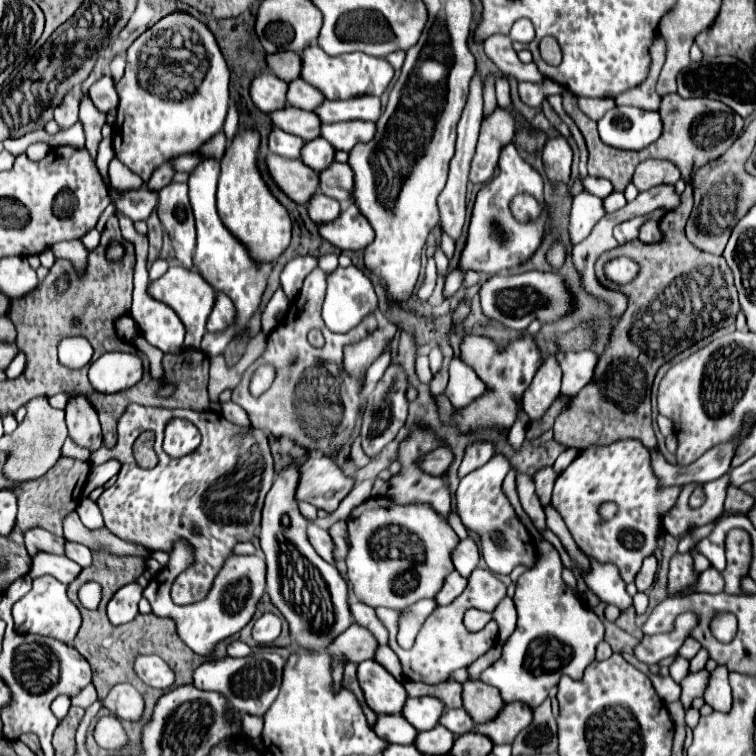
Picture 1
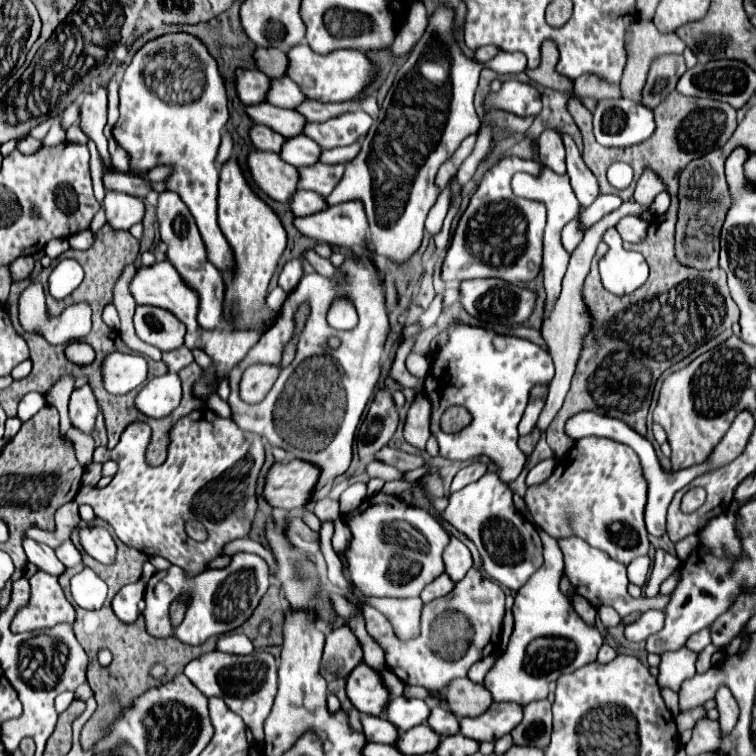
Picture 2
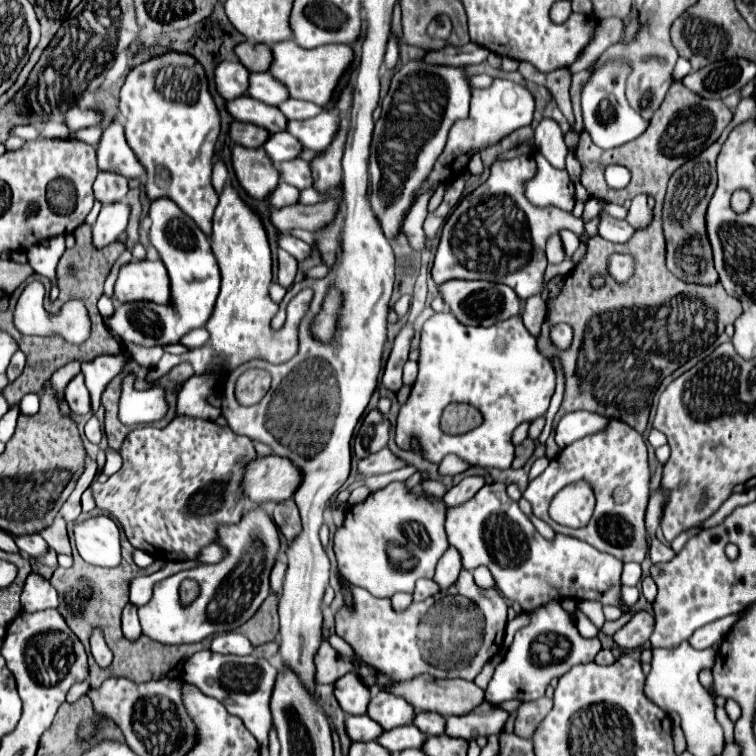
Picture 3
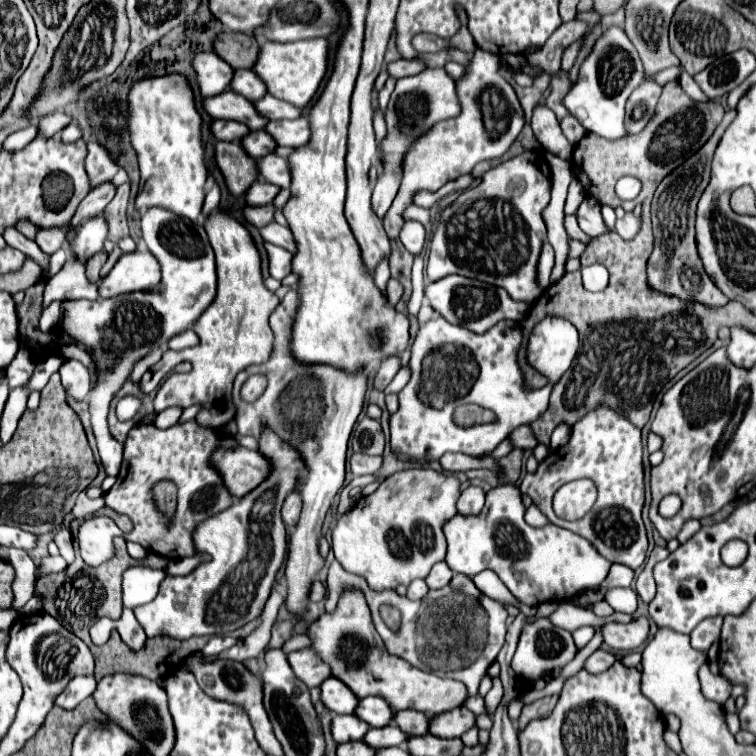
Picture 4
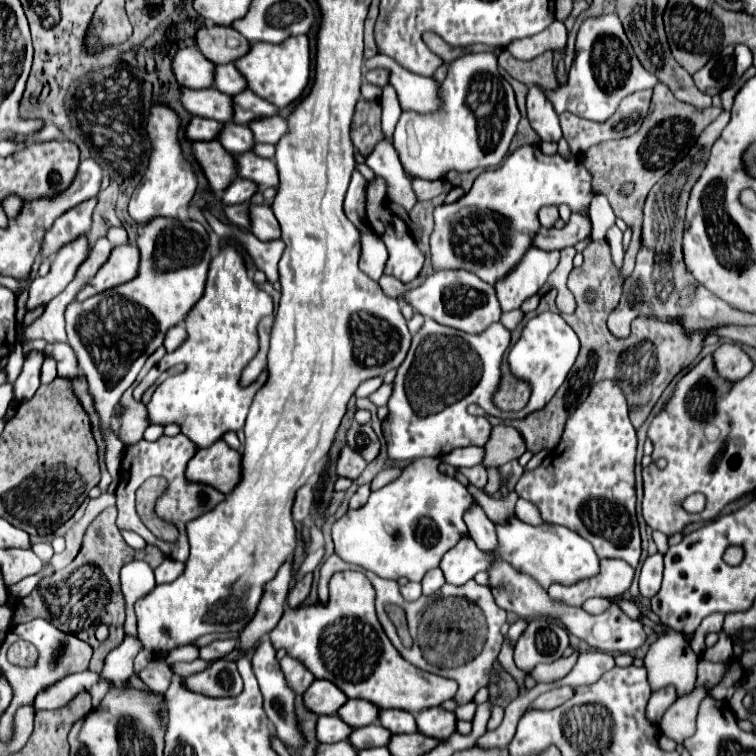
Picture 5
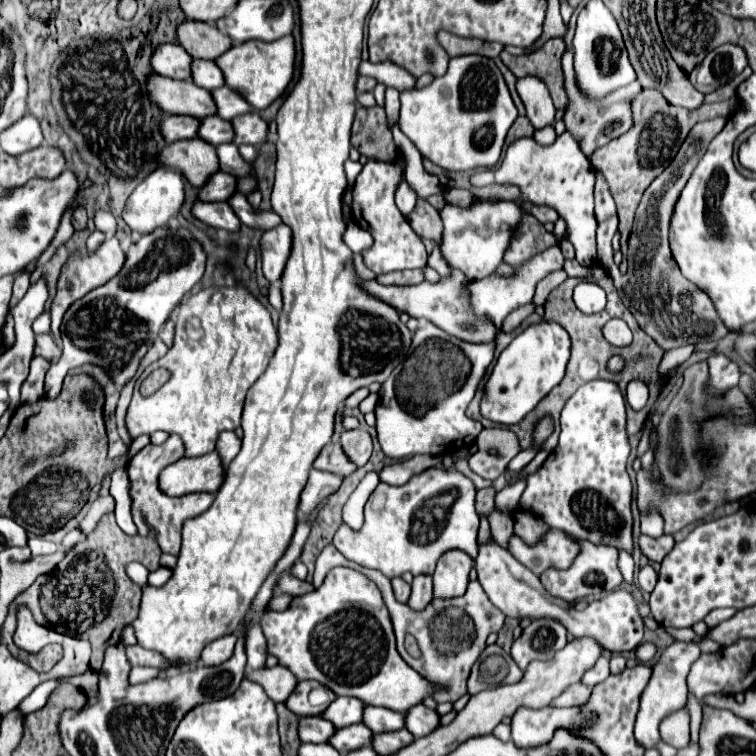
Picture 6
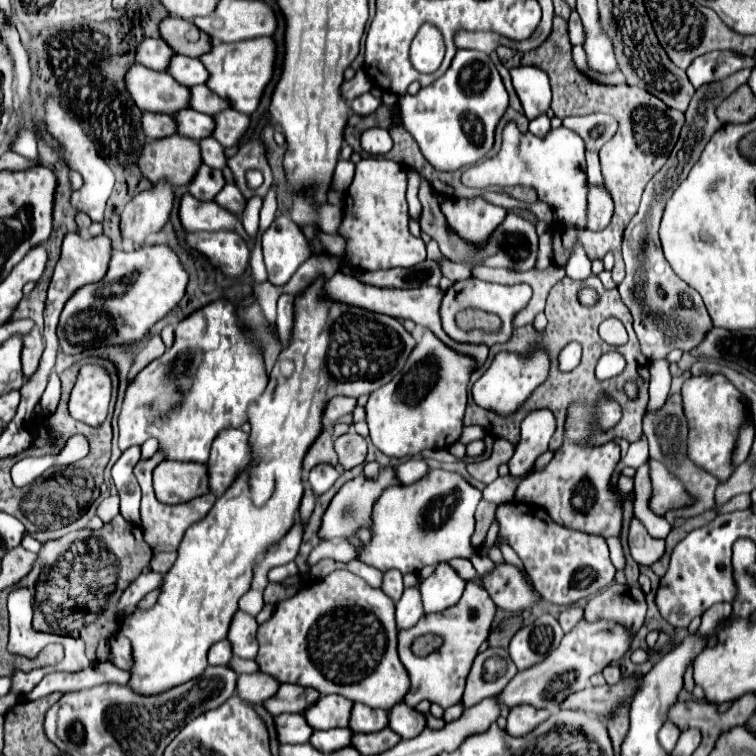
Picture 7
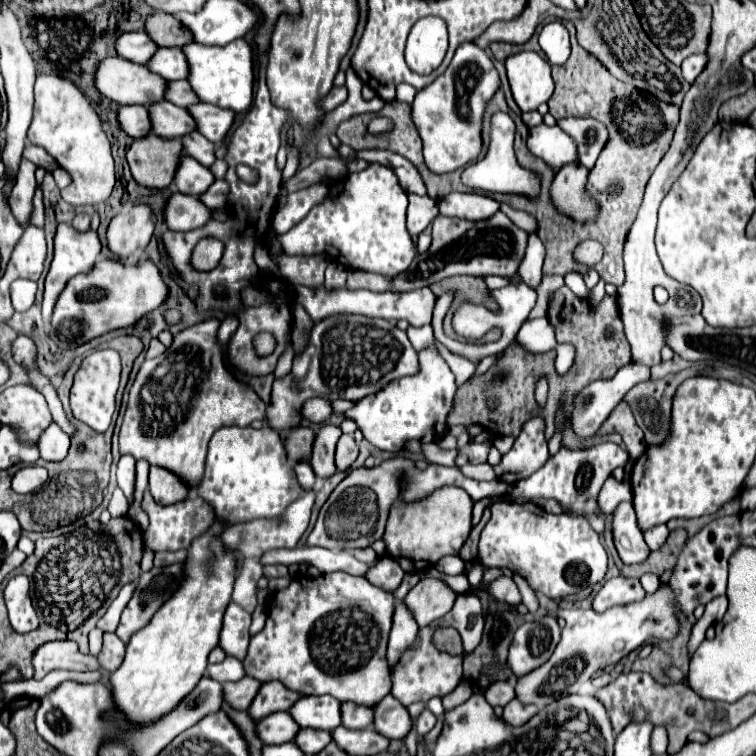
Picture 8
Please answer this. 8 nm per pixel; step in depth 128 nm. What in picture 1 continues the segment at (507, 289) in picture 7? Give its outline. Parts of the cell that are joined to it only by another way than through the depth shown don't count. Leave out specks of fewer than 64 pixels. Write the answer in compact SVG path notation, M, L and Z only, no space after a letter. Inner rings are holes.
M582 190L580 194L574 196L574 204L572 204L572 214L570 214L570 238L572 244L582 242L592 228L596 226L596 222L606 214L604 202L590 194L588 190Z

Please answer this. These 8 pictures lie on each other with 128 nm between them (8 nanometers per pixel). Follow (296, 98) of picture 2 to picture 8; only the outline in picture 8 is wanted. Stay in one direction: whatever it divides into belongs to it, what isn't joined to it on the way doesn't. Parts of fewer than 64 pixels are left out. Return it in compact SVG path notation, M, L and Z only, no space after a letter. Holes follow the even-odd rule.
M160 48L156 56L148 62L148 68L160 74L164 80L186 80L188 78L188 60L180 48Z

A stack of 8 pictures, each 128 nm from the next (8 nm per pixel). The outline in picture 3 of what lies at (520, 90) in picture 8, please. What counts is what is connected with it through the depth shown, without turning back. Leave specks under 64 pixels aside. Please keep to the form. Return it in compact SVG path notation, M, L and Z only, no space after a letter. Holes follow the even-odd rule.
M544 118L540 122L540 126L534 130L534 144L538 148L538 152L558 170L564 168L564 158L568 154L568 148L564 144L564 134L560 130L560 126L550 120Z

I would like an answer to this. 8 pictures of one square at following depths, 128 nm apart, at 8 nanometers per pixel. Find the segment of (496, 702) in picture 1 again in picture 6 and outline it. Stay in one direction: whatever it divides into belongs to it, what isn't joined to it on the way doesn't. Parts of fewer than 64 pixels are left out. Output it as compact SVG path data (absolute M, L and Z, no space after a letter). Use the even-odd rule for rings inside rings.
M332 568L318 590L296 596L288 610L262 616L260 626L268 640L268 654L278 656L280 664L290 668L298 680L318 680L330 688L336 696L354 696L370 706L384 706L394 712L406 714L412 706L424 702L424 698L440 692L438 684L428 684L424 676L416 676L398 654L394 632L390 628L390 616L384 608L380 590L362 572L352 568Z

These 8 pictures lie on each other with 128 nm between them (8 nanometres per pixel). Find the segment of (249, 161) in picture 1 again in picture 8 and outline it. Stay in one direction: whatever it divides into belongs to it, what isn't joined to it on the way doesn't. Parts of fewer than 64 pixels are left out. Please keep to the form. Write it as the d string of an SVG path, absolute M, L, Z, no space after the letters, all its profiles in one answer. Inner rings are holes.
M218 318L194 324L174 336L166 354L142 364L120 428L120 454L132 454L136 460L146 458L150 464L164 466L184 476L184 482L192 488L202 480L212 434L222 426L250 426L254 420L264 420L266 410L264 400L228 368L218 342L218 328ZM144 388L150 390L146 390L148 398L142 402L140 392Z

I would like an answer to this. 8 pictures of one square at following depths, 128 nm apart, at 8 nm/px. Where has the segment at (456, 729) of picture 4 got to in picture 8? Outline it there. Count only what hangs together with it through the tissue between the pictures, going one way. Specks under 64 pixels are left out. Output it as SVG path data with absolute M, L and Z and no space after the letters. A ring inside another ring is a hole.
M386 696L380 704L376 704L374 728L376 732L382 732L382 736L388 736L390 740L404 740L410 734L412 726L412 716L394 696Z

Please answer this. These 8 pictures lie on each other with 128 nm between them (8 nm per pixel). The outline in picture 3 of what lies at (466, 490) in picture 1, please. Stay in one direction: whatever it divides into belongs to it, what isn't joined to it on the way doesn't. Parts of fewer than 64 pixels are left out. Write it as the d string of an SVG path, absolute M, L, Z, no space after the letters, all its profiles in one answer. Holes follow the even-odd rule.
M500 482L484 484L480 488L480 492L476 492L464 504L446 508L446 534L448 534L448 542L454 548L458 548L458 552L462 554L464 568L474 570L476 566L484 564L492 572L498 590L506 598L510 598L512 602L518 602L522 606L522 610L534 610L552 598L558 598L558 600L562 600L562 598L596 600L600 604L616 606L622 612L630 610L630 606L626 606L622 600L620 578L622 578L622 566L624 564L620 560L616 560L614 556L604 554L604 552L592 548L590 544L584 544L582 540L578 540L574 536L556 534L554 540L542 538L538 534L538 530L534 528L534 524L530 522L530 518L526 518L522 514L522 510L518 508L518 502L508 498L506 484L500 484Z

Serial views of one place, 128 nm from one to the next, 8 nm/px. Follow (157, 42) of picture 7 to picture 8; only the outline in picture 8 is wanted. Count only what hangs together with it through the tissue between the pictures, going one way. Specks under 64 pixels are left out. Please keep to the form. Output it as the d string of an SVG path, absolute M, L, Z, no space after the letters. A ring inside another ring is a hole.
M128 32L116 40L116 50L122 58L130 62L148 64L150 58L156 54L158 46L150 40L146 32Z

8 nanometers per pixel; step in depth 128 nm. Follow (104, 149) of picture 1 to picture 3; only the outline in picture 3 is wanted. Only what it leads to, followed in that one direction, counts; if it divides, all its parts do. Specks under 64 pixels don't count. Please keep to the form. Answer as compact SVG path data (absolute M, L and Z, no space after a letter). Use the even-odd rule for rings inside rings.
M112 202L112 204L102 206L100 216L98 216L96 224L92 226L94 244L102 248L102 246L114 242L126 230L128 218L130 218L130 204L126 204L126 202Z

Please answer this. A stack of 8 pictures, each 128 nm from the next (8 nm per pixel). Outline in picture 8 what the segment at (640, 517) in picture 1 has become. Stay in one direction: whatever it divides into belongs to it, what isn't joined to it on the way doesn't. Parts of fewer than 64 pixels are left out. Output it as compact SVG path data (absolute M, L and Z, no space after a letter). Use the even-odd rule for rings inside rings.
M614 442L596 444L588 450L570 450L560 448L558 454L554 454L538 472L532 476L510 484L508 494L514 498L528 498L528 500L556 500L566 514L572 516L598 516L604 518L602 510L598 508L598 494L604 484L604 480L612 474L614 468L624 466L628 462L628 452L622 450Z

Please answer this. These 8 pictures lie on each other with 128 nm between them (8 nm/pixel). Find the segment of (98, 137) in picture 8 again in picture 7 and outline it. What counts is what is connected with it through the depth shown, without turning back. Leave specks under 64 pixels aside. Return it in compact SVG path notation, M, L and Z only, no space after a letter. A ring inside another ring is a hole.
M56 98L46 100L46 126L48 126L48 132L54 138L58 138L60 144L64 146L64 158L66 158L66 164L70 166L70 170L80 172L84 178L84 186L78 192L72 192L70 204L76 210L86 212L92 218L92 222L102 224L104 222L104 206L106 206L106 200L114 186L114 174L112 174L110 166L96 152L96 146L92 144L92 140L88 136L84 136L84 130L80 128L80 124L76 124L76 120L68 120L66 112L60 108L60 104L56 104Z

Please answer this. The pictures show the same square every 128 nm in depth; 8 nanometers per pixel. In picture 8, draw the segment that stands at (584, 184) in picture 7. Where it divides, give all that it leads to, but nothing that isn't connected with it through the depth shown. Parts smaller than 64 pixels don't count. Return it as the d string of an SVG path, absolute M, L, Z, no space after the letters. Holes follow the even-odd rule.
M502 112L494 114L490 138L492 138L492 142L490 142L486 158L464 168L464 172L462 172L464 184L470 186L470 188L488 188L492 192L506 192L506 194L518 192L518 194L522 194L522 190L518 188L520 164L516 162L514 148L512 148L512 144L514 144L514 120L508 114L502 114ZM540 124L530 130L528 148L534 156L542 158L554 174L560 168L576 162L576 140L558 126Z

